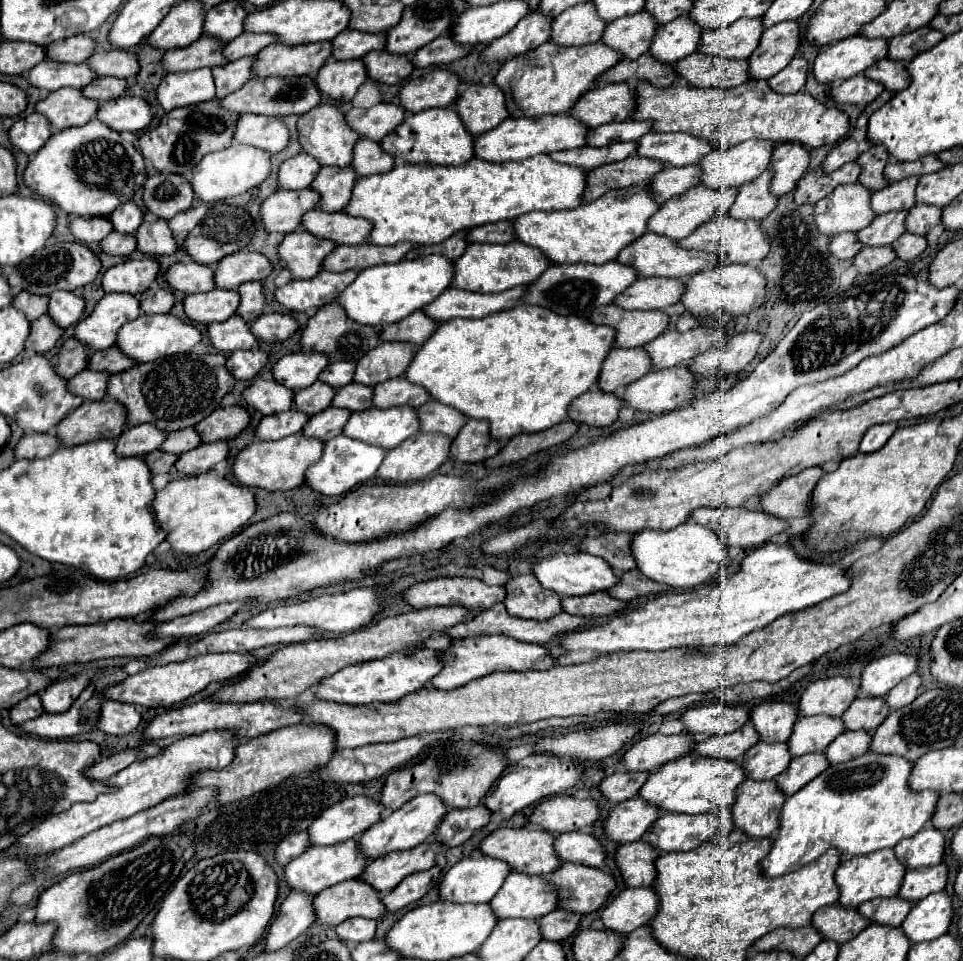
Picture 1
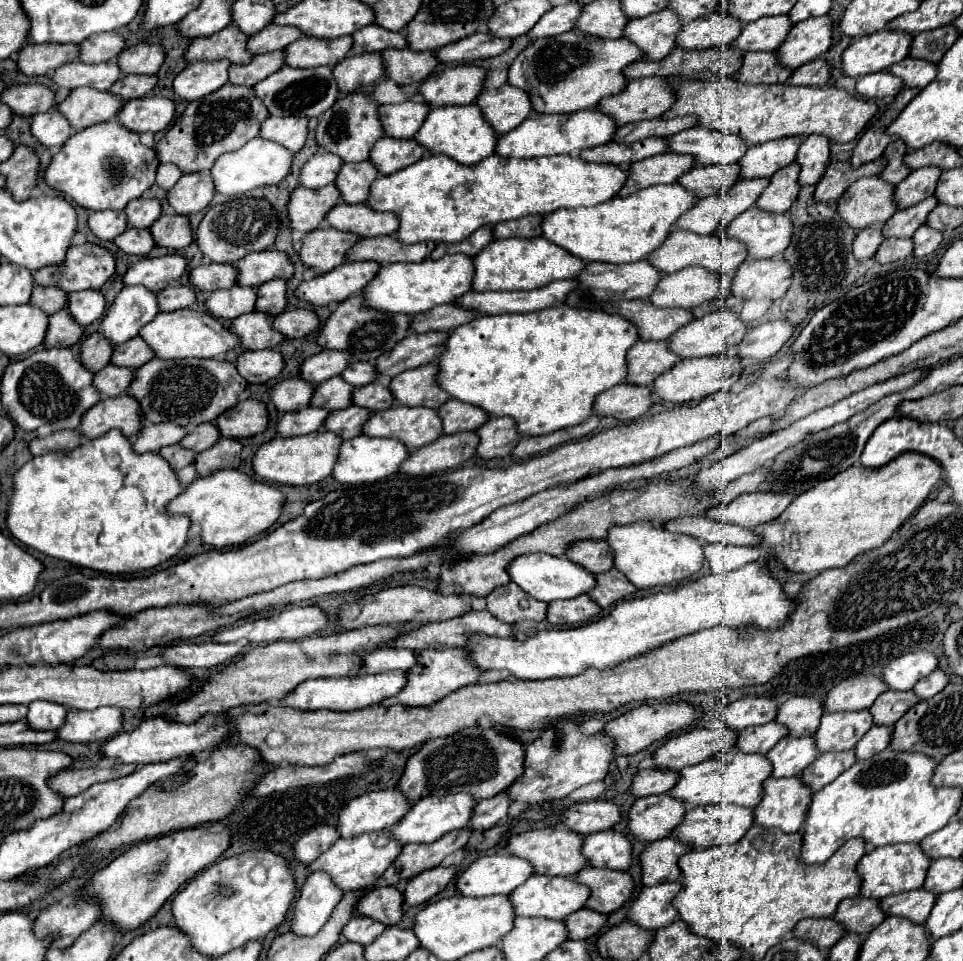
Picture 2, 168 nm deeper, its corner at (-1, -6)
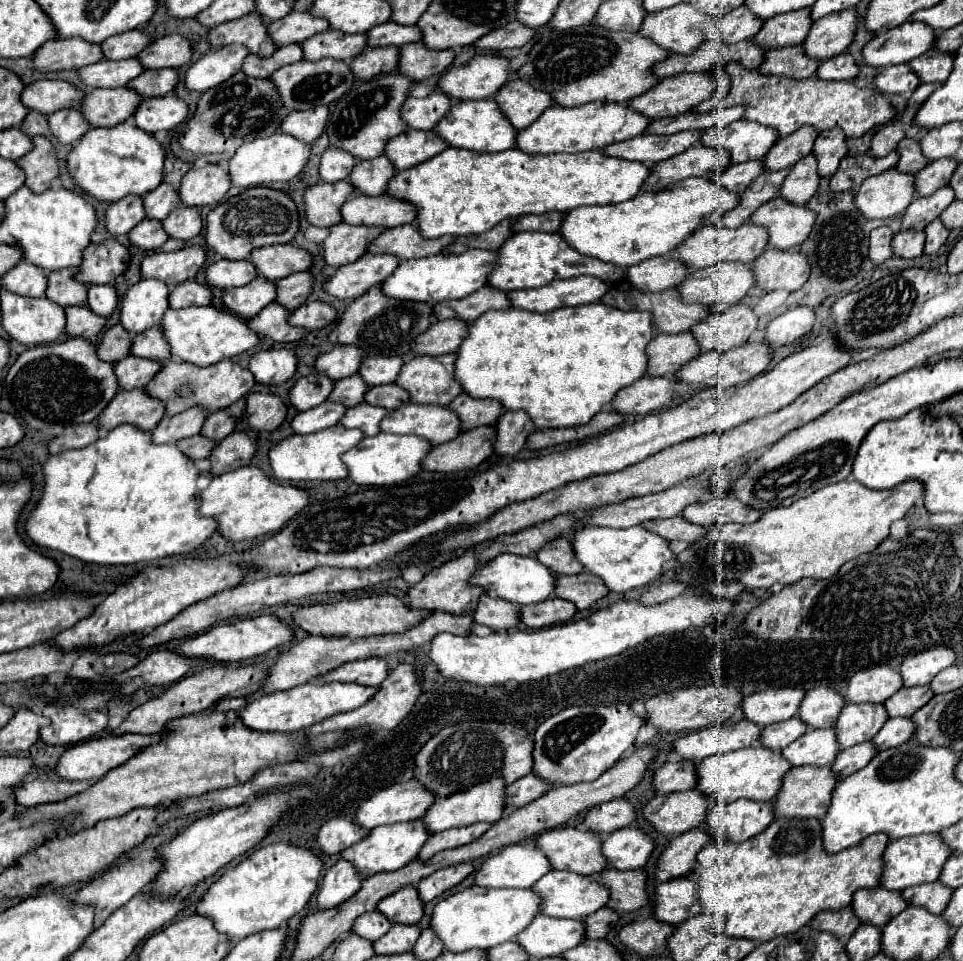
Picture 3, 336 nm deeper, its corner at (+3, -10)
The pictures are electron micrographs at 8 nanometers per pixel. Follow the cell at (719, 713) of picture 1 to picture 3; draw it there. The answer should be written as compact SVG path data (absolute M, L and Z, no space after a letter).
M800 686L768 688L764 692L746 696L742 702L742 712L750 722L758 726L782 722L796 716L800 700L804 700L804 692L806 690Z

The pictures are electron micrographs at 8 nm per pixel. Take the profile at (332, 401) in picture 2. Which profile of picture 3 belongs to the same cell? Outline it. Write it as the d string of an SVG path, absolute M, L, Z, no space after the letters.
M356 374L356 376L350 376L350 378L338 380L328 400L330 402L340 402L346 408L352 408L352 406L364 402L366 392L368 392L368 384L362 380L360 374Z

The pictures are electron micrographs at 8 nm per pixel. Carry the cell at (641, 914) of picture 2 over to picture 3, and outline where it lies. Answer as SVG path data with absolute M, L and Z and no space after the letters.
M676 878L656 888L656 920L678 926L700 912L702 906L696 900L696 882L692 878Z

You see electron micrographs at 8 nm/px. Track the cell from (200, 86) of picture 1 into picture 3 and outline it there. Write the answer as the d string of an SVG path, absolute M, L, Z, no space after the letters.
M230 44L228 48L210 50L206 56L202 56L196 64L188 68L186 88L190 92L202 94L226 82L230 76L242 70L242 62L248 54L248 48L244 48L242 44Z

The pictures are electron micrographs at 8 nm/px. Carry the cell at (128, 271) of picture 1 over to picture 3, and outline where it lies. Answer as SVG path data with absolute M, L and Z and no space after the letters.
M184 246L176 252L154 252L142 262L142 278L158 278L168 286L176 286L196 276L206 262L206 250L202 246Z

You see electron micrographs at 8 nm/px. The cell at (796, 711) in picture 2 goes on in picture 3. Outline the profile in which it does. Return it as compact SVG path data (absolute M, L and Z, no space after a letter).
M820 686L806 692L798 714L808 724L808 730L832 728L836 724L836 716L840 716L840 708L844 706L846 700L840 692L828 686Z

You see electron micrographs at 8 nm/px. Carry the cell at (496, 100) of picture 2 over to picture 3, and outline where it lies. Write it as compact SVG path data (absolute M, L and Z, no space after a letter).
M516 76L498 90L496 102L508 116L508 120L518 130L522 130L528 128L546 108L552 106L552 96L532 88L526 80L518 80Z

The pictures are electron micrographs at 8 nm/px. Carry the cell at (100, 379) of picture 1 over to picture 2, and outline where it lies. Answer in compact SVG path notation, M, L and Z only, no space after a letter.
M108 364L100 372L96 372L96 376L94 376L94 388L104 398L122 396L126 392L128 384L132 382L132 378L134 378L134 370L130 370L130 368L116 368L116 366Z

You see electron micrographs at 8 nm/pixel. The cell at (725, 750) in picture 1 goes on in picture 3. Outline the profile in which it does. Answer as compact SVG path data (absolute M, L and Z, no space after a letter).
M794 716L794 718L788 718L784 722L776 722L776 724L766 726L762 730L760 744L764 748L770 748L770 750L782 750L788 744L792 744L794 740L798 740L806 730L808 730L806 724Z

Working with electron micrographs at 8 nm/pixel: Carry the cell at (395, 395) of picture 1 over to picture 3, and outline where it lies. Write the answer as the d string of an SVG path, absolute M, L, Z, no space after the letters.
M454 352L444 354L444 356L414 356L412 360L408 360L402 366L396 384L402 386L404 390L408 390L412 396L412 402L416 402L416 404L442 404L442 406L446 406L460 394L460 384L456 384L456 378L452 376L454 362L456 362Z

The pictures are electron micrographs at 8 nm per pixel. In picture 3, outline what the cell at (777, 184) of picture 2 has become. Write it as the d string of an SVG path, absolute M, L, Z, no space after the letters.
M808 154L798 164L792 166L792 172L788 174L788 178L780 188L780 196L798 206L804 206L816 194L818 184L820 184L820 174L818 174L816 156Z

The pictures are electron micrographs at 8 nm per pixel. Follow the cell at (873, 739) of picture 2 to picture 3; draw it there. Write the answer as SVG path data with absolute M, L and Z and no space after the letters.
M890 718L872 742L878 746L878 750L888 750L912 740L914 730L916 724L912 724L912 718Z

